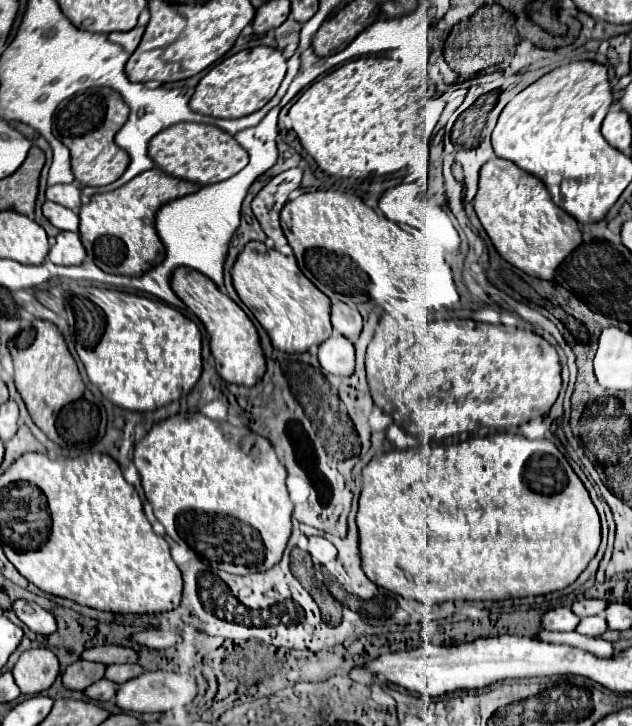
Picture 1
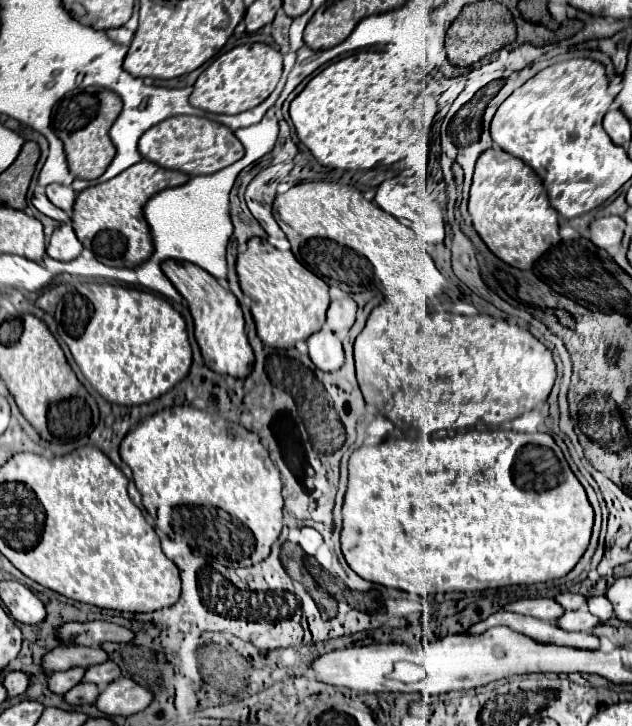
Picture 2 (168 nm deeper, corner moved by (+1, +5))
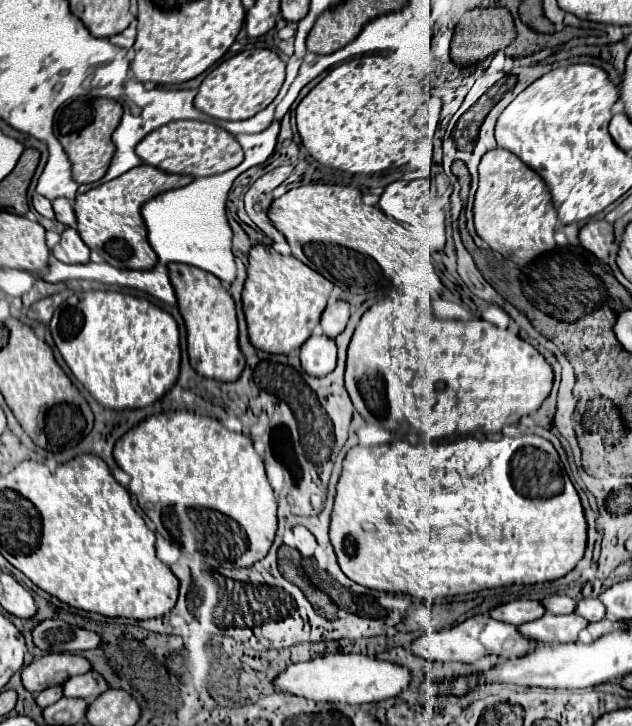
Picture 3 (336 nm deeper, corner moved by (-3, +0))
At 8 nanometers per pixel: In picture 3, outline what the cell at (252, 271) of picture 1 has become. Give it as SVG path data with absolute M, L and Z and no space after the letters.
M253 245L247 275L241 301L251 345L273 355L287 355L289 351L299 349L319 325L333 283L317 275L317 271L309 269L299 259L291 255L283 257L267 245Z

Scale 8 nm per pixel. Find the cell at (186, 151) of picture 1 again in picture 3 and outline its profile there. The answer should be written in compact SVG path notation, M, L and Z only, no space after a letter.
M173 121L167 123L155 131L151 131L145 139L141 139L135 147L135 153L143 159L143 163L149 163L161 171L167 173L185 173L193 177L205 177L205 175L217 175L223 171L229 171L237 167L243 161L243 149L235 141L231 133L225 129L203 123L203 121Z

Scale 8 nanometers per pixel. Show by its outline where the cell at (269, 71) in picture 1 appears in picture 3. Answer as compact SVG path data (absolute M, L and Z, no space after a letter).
M249 49L221 61L201 83L195 107L215 119L249 119L265 109L279 93L285 81L285 63L275 51Z

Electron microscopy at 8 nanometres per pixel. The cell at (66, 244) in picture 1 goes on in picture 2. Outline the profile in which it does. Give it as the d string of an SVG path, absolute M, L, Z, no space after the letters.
M71 224L57 226L49 240L49 246L47 246L47 254L61 262L69 262L69 260L77 258L81 254L81 250L83 250L83 244L77 240Z

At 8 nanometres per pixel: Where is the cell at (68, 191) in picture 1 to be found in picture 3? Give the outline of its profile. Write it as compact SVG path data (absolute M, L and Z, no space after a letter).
M55 199L53 201L53 209L55 209L55 219L67 227L77 227L77 219L75 219L75 211L71 201L67 199Z

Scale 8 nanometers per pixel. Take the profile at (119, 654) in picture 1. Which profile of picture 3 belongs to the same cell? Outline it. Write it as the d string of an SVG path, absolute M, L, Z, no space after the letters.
M49 653L25 665L21 671L21 681L29 693L37 695L47 687L63 685L69 677L87 671L91 671L91 665L85 657L71 653Z

